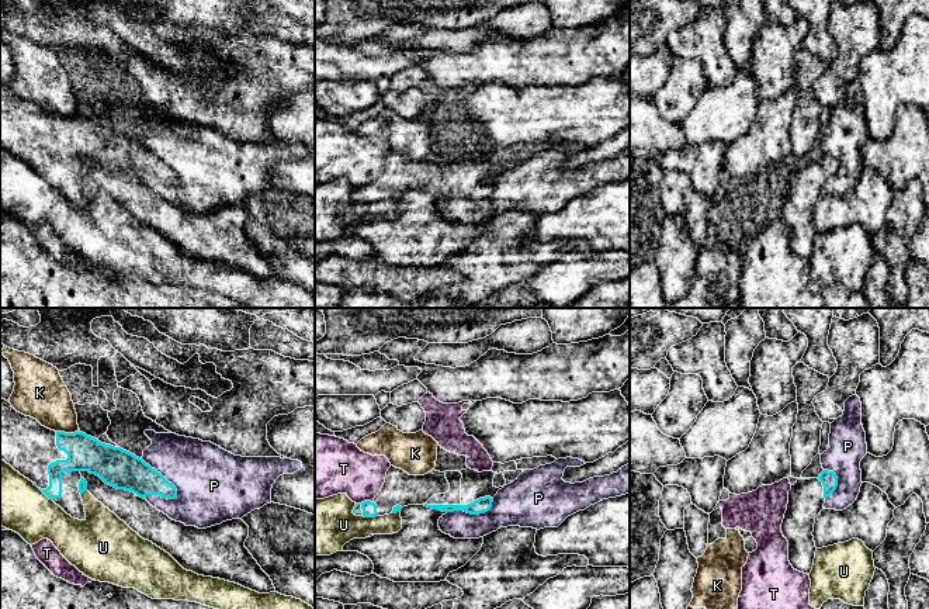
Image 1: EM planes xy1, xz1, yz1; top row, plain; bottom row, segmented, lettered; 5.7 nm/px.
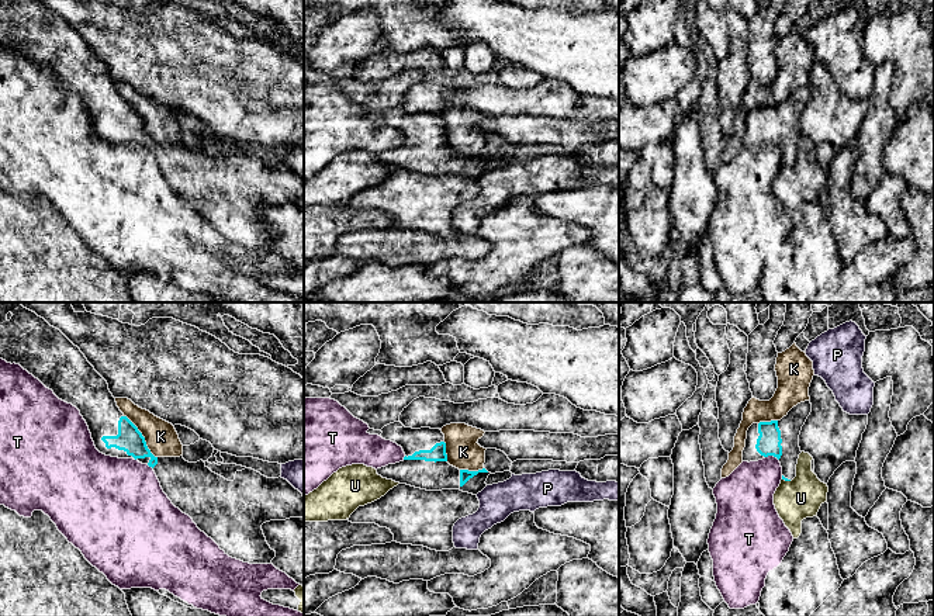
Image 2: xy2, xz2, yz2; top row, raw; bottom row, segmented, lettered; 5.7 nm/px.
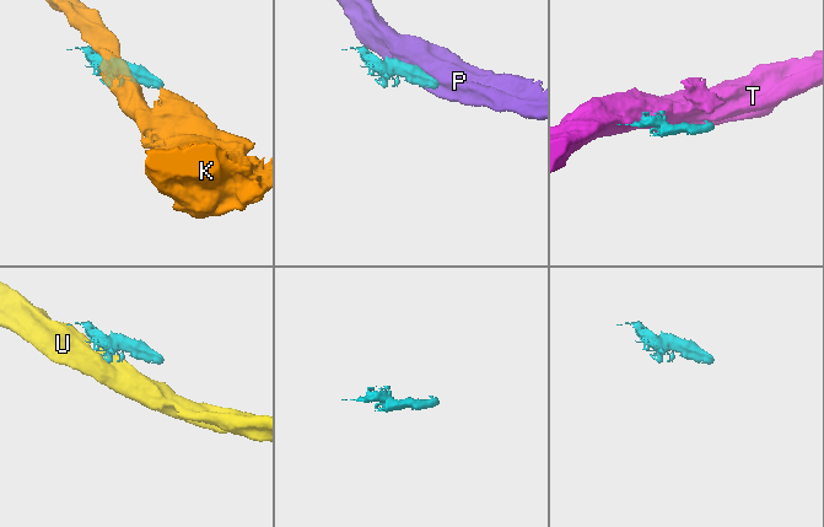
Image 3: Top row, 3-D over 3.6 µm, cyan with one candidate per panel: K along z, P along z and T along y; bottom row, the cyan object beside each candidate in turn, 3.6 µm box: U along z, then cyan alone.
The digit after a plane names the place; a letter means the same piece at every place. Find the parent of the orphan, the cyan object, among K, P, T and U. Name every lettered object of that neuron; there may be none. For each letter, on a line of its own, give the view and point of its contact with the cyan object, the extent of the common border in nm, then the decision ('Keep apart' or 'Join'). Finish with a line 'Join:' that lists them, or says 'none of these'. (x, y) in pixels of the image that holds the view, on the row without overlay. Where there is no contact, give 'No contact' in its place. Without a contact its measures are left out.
K: Touches cyan at xy2 (142, 121). Shared border 320 nm. Keep apart
P: Touches cyan at xy1 (163, 162). Shared border 300 nm. Keep apart
T: Touches cyan at xz1 (364, 186). Shared border 100 nm. Keep apart
U: Touches cyan at xy1 (45, 179). Shared border 120 nm. Keep apart
Join: none of these

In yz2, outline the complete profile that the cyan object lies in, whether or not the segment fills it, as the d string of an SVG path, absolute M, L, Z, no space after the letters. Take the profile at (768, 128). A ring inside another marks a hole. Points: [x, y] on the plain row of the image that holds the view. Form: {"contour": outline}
{"contour": "M805 86L793 91L781 105L753 108L747 115L743 146L774 141L781 148L782 165L792 166L802 138L799 120L810 97L812 89Z"}

